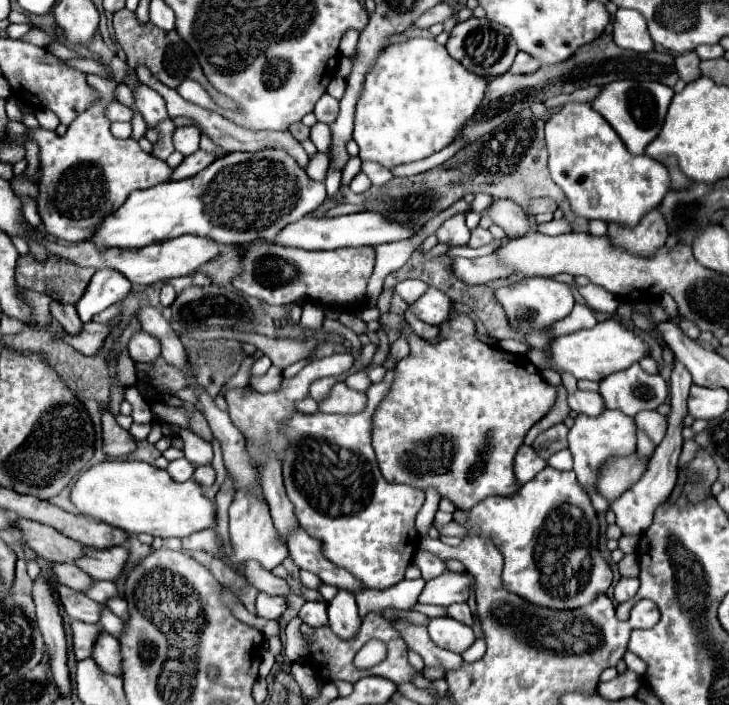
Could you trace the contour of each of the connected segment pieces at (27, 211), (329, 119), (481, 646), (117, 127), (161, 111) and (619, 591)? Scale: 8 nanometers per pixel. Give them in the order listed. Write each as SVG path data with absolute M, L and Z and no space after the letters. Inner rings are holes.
M23 196L21 200L23 200L23 216L25 216L25 220L27 220L27 222L29 222L33 228L37 228L37 226L41 224L41 218L37 216L37 208L35 208L33 198Z
M323 94L313 110L317 120L325 122L325 124L333 124L333 120L337 118L337 112L339 112L339 102L335 98L331 98L329 94Z
M475 640L461 656L463 656L465 662L475 662L475 660L479 660L483 654L485 654L485 642L483 642L483 640Z
M115 122L111 124L112 134L119 139L130 138L132 134L132 125L131 123L125 122Z
M139 84L137 90L133 92L133 96L135 96L135 106L137 106L137 110L141 110L149 128L153 128L159 122L169 118L167 108L165 108L165 100L157 92L153 92L151 88Z
M621 578L615 586L615 600L625 602L625 600L633 598L637 588L639 588L639 578Z

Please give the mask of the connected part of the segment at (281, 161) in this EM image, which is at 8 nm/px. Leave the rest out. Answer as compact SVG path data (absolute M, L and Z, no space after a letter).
M259 150L259 152L235 152L217 158L199 174L179 180L163 182L147 190L135 190L129 198L101 220L87 242L95 244L99 250L107 248L143 248L155 242L177 238L181 234L209 236L221 244L253 242L261 238L273 238L285 224L297 222L305 214L313 212L325 200L325 184L311 180L299 164L281 150Z

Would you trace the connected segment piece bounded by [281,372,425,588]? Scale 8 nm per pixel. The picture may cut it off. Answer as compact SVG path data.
M393 372L377 384L365 390L367 406L359 414L303 414L295 412L281 424L281 434L287 438L285 458L283 458L283 480L289 500L295 506L295 516L299 524L309 532L309 536L323 542L323 554L335 566L345 568L367 588L389 588L405 578L405 570L411 564L417 550L417 530L415 516L425 502L425 492L409 488L407 484L387 482L377 466L375 452L371 448L371 416L377 404L383 400Z

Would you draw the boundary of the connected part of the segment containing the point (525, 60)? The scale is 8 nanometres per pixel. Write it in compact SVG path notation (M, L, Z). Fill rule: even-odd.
M519 52L517 58L515 58L515 62L513 62L513 66L511 66L511 70L509 70L509 74L533 74L537 70L539 70L537 60L533 60L525 52Z

